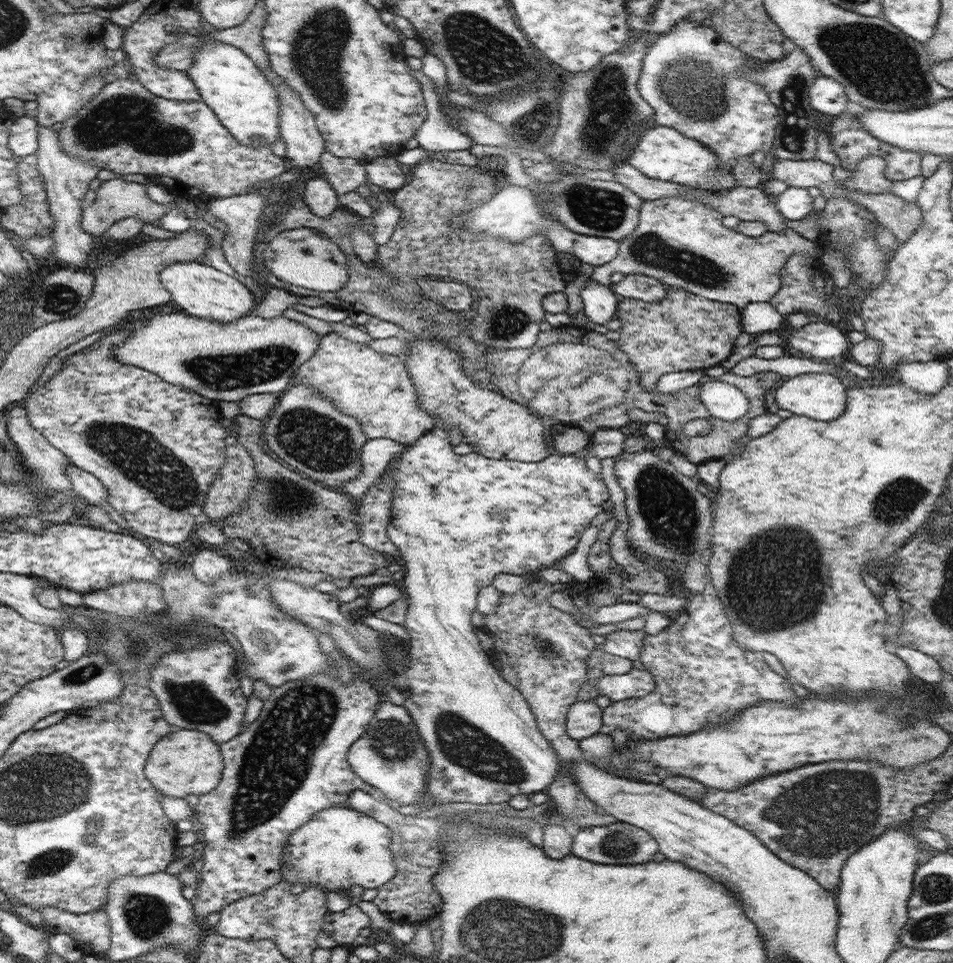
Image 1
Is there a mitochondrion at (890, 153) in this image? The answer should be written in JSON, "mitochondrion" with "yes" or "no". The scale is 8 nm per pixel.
{"mitochondrion":"no"}

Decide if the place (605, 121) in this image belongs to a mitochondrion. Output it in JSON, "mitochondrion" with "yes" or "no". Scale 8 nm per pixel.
{"mitochondrion":"yes"}

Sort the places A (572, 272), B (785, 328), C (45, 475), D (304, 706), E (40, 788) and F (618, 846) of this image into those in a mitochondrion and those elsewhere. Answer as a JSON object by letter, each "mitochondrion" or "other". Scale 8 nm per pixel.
{"A":"other","B":"other","C":"mitochondrion","D":"mitochondrion","E":"mitochondrion","F":"mitochondrion"}

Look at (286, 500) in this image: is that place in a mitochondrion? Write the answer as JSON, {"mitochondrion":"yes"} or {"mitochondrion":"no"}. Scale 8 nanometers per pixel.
{"mitochondrion":"yes"}

